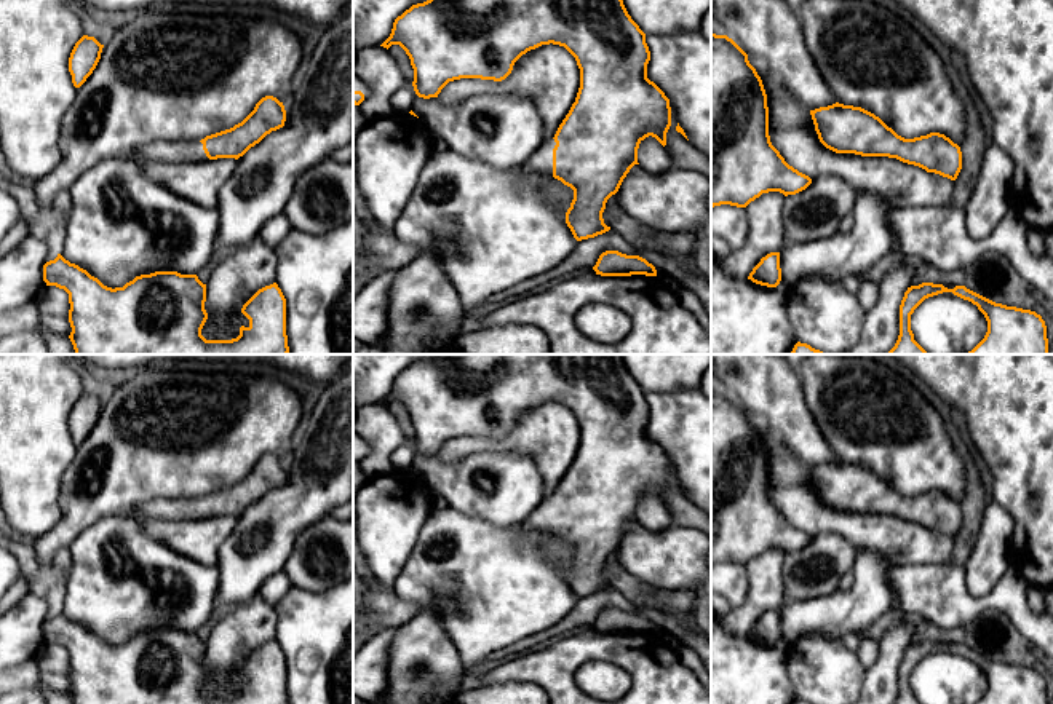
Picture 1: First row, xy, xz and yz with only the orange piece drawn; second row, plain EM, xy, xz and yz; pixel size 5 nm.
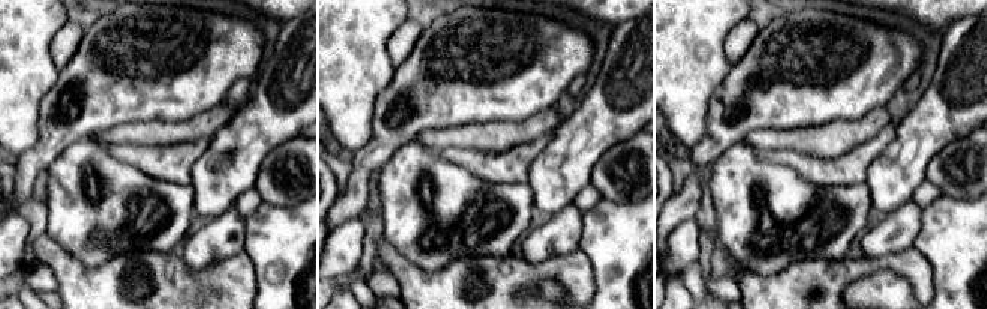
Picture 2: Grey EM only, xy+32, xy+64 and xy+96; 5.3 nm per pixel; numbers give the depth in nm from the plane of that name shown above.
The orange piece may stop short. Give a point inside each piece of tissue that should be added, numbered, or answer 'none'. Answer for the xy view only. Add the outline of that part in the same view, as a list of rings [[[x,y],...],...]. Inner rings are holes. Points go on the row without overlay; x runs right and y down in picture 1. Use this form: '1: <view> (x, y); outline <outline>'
1: xy (160, 508); outline [[[155,498],[129,511],[144,520],[193,520],[209,517],[200,498]]]

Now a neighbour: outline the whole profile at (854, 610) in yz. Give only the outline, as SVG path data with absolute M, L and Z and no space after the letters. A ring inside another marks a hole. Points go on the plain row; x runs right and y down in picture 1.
M856 551L856 559L852 567L853 584L848 591L839 589L831 595L785 602L780 608L780 626L785 647L793 645L809 634L825 634L840 640L848 632L863 635L874 621L895 607L895 592L888 579L888 570L892 567L893 564L880 552Z

